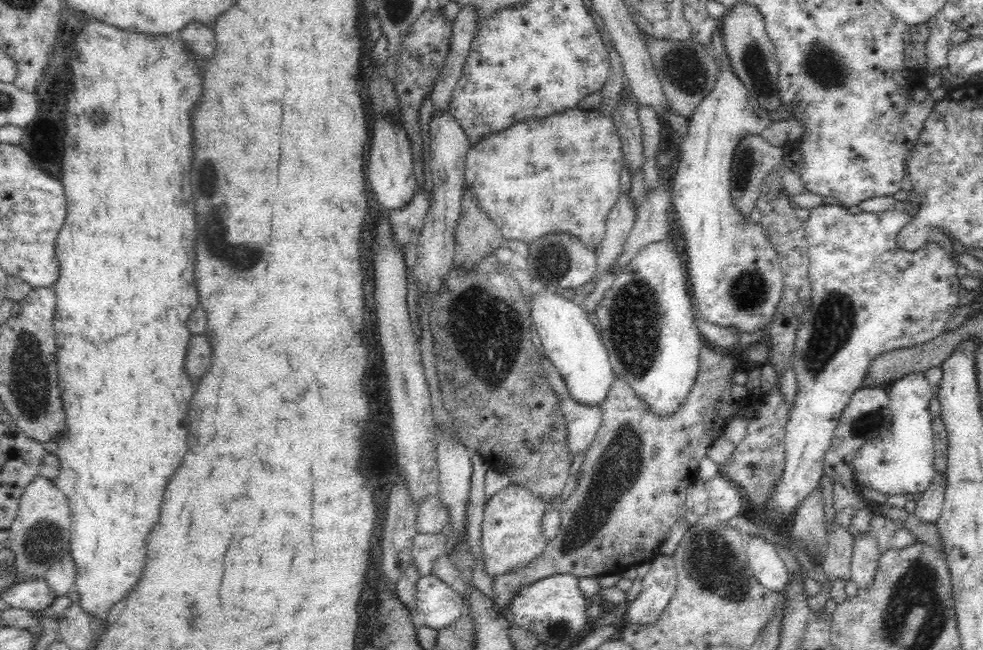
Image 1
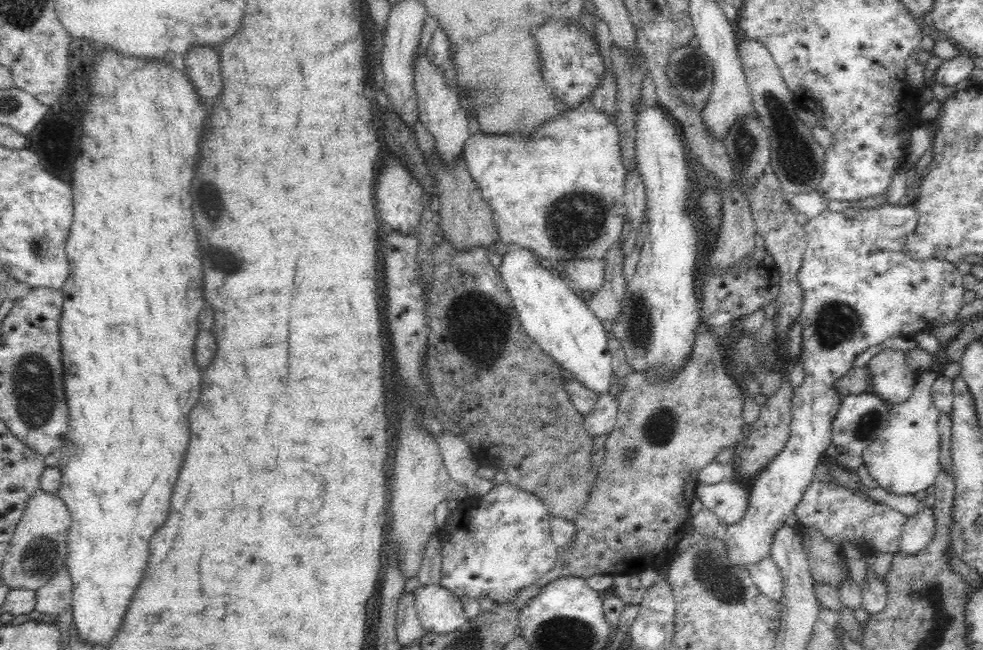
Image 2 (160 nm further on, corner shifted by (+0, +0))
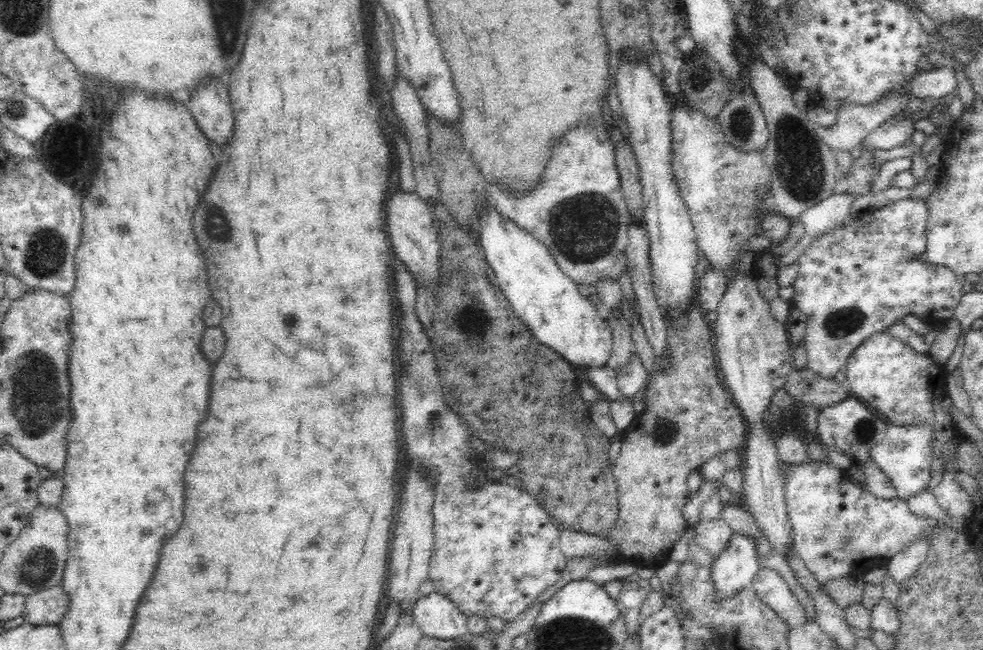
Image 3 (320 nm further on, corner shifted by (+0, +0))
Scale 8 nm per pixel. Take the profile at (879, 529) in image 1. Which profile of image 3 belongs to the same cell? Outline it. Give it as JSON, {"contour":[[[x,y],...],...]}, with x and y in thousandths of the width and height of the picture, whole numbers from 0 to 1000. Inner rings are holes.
{"contour":[[[823,706],[822,711],[798,711],[797,743],[801,794],[806,809],[807,848],[820,868],[837,911],[844,895],[857,892],[861,885],[876,885],[886,871],[902,869],[907,855],[920,849],[934,829],[948,834],[954,802],[930,791],[924,774],[916,765],[896,768],[879,749],[869,745],[863,723],[852,722],[844,709]]]}

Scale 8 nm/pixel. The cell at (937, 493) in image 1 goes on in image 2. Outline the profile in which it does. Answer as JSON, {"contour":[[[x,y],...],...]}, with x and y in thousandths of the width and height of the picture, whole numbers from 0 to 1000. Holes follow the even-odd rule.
{"contour":[[[942,780],[934,794],[926,795],[916,829],[913,851],[919,855],[930,855],[944,842],[951,822],[951,795],[947,780]]]}

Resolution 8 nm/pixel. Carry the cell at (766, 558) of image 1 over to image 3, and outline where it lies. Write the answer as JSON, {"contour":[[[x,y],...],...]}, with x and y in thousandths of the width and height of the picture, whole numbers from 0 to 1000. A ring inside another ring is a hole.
{"contour":[[[772,874],[764,905],[802,966],[808,968],[822,957],[818,935],[808,918],[796,885],[784,874]]]}

